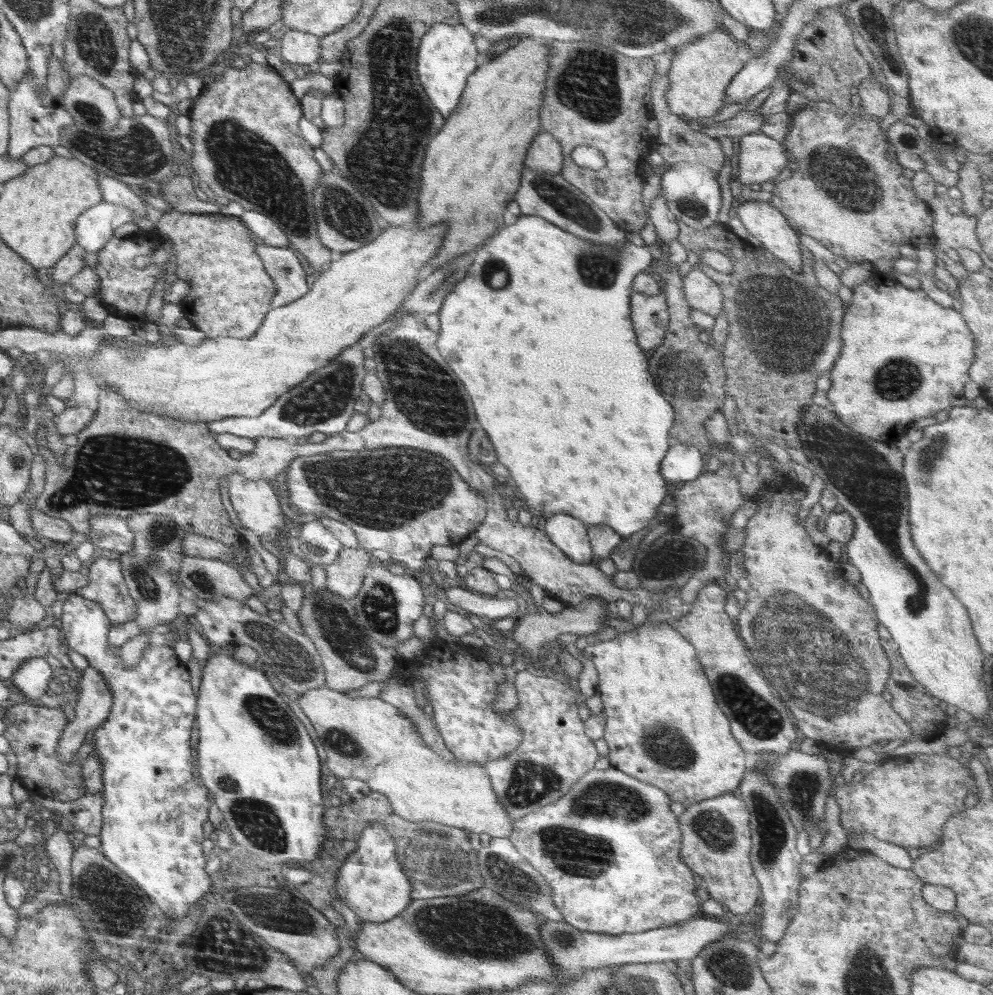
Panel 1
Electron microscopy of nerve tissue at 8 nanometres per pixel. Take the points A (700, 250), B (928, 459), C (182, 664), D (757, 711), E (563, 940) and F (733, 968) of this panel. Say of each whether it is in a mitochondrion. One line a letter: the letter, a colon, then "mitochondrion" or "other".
A: other
B: mitochondrion
C: other
D: mitochondrion
E: mitochondrion
F: mitochondrion

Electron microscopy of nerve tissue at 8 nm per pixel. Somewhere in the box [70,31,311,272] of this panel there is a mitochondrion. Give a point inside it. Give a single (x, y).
(90, 111)

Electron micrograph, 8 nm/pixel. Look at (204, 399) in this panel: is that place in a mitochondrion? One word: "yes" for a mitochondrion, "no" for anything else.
no

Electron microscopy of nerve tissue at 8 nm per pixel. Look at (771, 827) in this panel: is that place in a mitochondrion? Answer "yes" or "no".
yes

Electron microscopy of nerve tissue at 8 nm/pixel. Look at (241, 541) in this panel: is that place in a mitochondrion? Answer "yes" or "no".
no

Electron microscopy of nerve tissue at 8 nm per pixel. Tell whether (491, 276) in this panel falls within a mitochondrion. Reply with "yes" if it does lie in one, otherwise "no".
yes

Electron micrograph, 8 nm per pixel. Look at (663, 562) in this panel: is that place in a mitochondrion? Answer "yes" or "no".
yes

